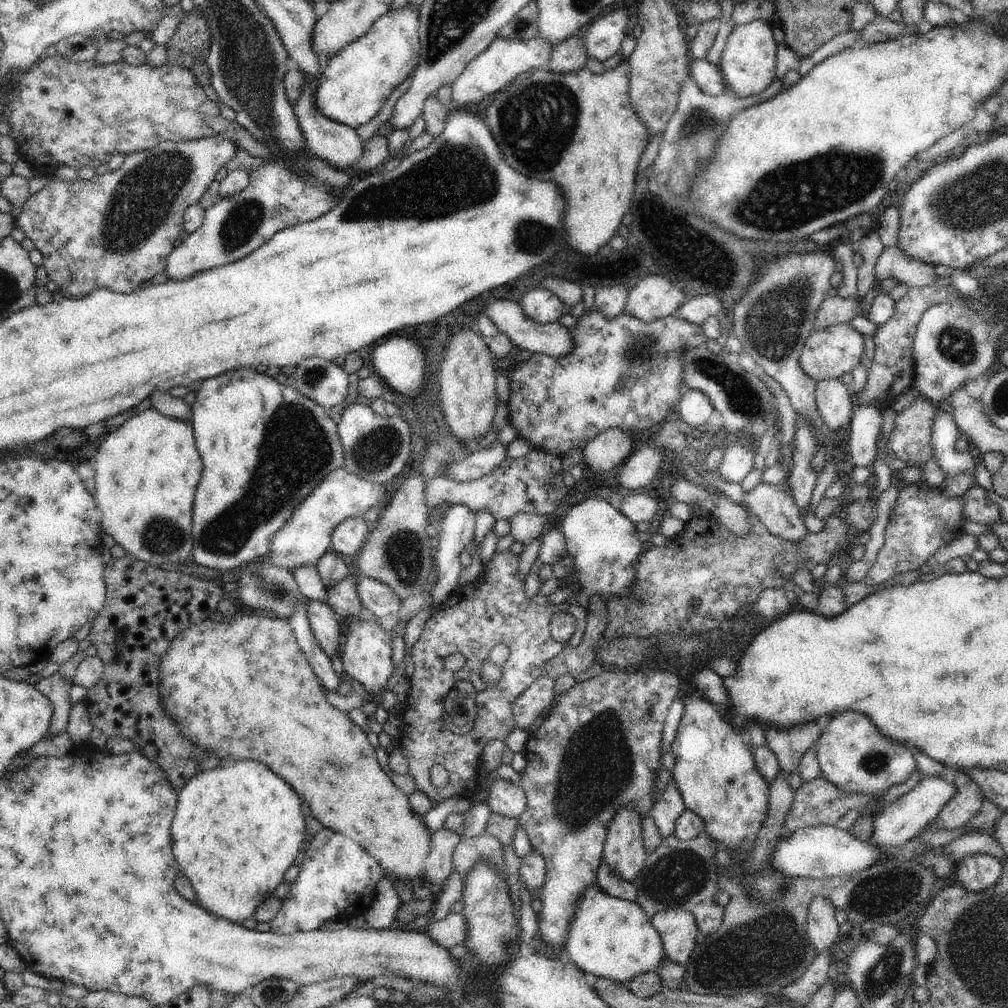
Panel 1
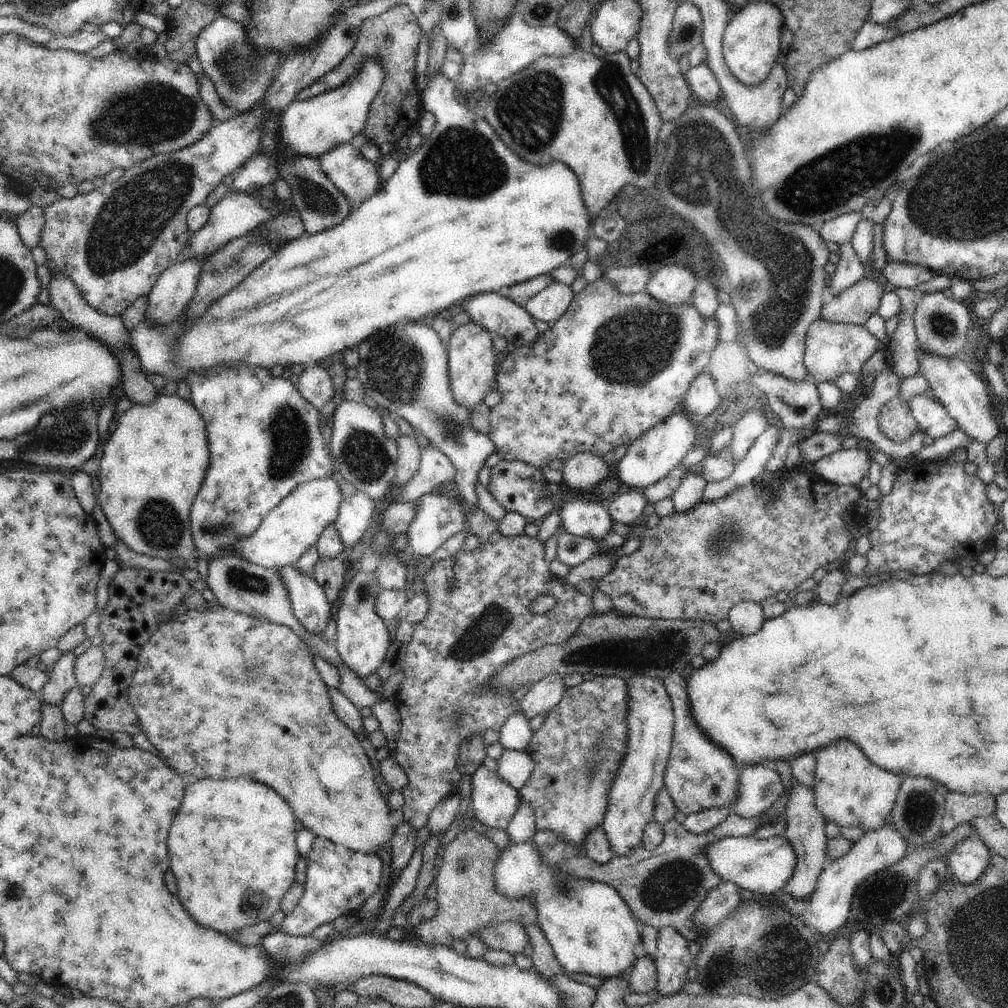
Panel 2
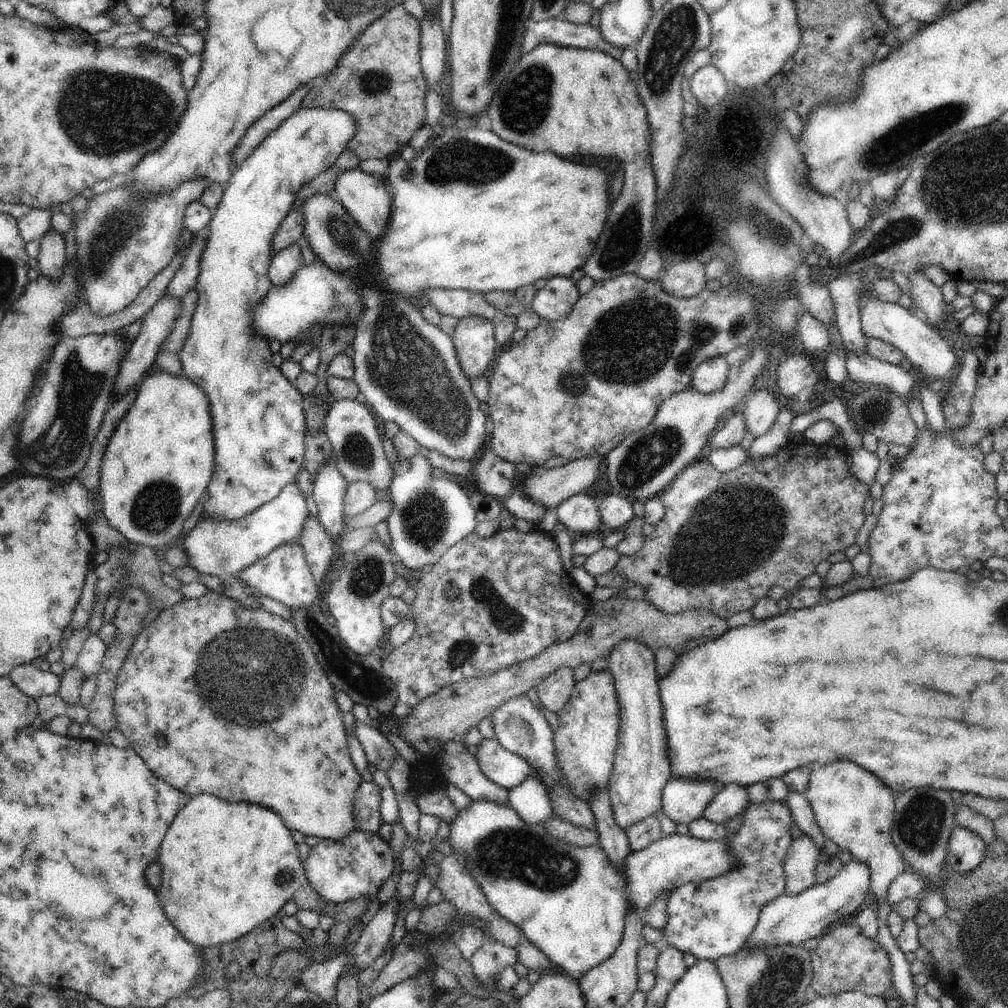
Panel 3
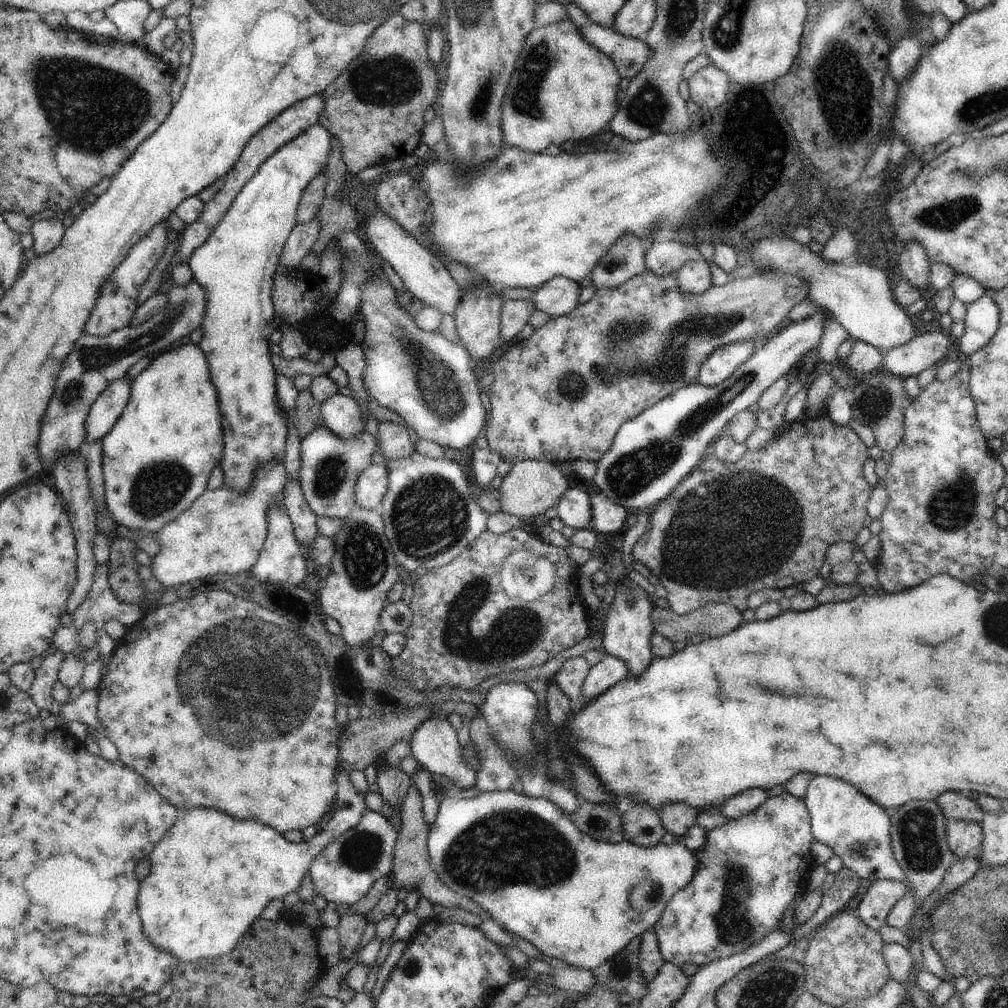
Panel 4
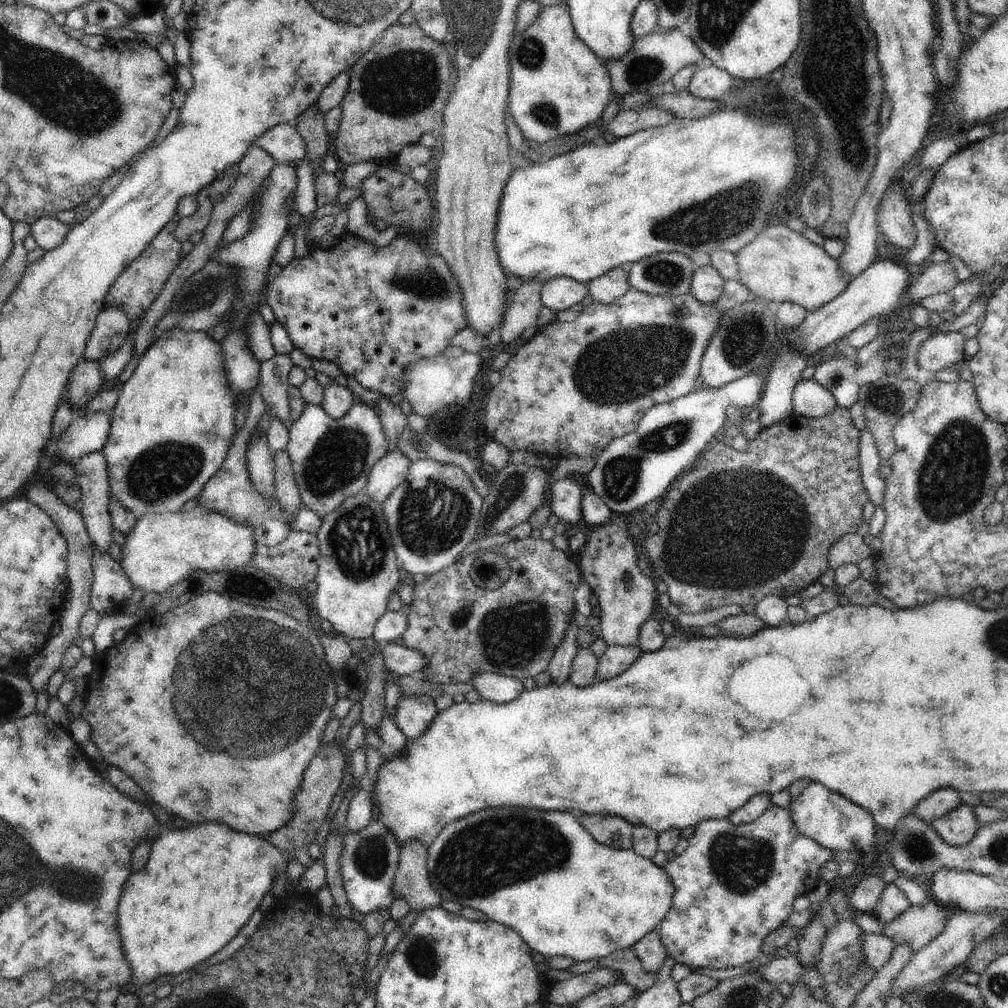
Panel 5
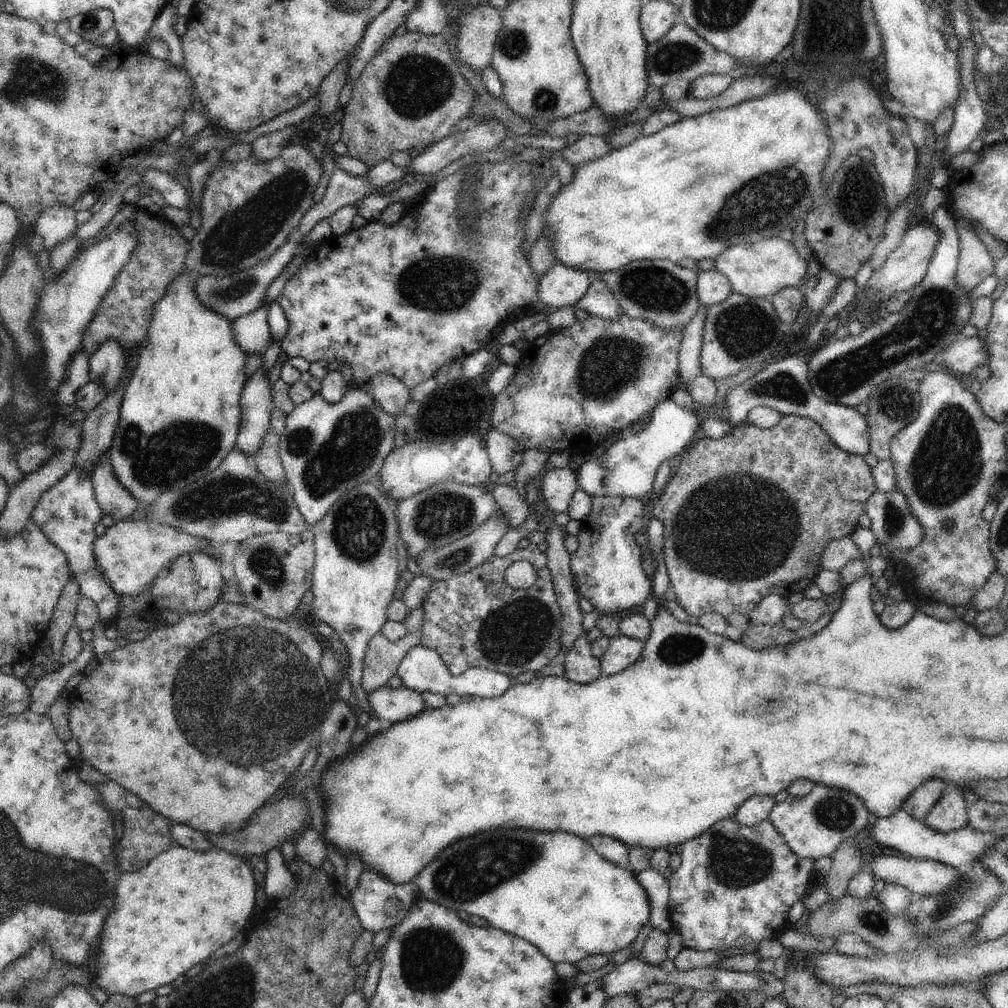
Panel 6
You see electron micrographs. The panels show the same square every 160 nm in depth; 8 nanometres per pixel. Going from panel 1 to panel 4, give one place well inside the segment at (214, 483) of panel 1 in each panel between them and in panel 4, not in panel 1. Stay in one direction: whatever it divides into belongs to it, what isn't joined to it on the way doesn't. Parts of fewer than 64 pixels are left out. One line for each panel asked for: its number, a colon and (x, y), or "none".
2: (264, 438)
3: (259, 422)
4: (236, 265)

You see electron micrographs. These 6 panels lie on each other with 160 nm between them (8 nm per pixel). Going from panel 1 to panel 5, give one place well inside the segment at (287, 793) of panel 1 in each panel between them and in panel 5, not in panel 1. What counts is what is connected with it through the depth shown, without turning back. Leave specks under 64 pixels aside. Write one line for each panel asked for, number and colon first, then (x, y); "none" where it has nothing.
2: (232, 847)
3: (226, 868)
4: (211, 877)
5: (200, 887)

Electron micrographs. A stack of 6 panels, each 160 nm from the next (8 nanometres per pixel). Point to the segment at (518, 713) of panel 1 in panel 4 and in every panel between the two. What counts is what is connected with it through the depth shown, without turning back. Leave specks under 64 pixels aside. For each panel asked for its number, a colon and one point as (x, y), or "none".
2: (543, 696)
3: (554, 692)
4: (571, 677)

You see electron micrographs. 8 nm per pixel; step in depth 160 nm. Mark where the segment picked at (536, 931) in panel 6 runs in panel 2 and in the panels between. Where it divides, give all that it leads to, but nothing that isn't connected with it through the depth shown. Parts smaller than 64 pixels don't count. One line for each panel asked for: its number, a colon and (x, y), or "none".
2: (591, 929)
3: (522, 869)
4: (521, 858)
5: (586, 900)

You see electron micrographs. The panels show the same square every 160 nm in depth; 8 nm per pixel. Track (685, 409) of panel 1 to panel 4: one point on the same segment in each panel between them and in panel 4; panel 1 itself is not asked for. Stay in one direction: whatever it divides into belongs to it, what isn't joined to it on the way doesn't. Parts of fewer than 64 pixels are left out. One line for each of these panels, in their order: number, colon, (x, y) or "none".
2: (702, 397)
3: (710, 376)
4: (724, 361)

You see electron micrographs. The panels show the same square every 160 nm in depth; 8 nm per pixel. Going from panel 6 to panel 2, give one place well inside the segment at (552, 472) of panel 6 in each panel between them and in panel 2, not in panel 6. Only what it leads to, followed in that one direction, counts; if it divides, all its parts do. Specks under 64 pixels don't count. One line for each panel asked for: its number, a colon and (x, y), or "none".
2: (591, 519)
3: (580, 514)
4: (574, 509)
5: (565, 496)

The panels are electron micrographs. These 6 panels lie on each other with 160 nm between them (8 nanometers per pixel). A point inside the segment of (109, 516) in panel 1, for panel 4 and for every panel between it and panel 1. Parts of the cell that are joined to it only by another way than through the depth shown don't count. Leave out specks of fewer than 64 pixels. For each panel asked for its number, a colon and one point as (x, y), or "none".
2: (155, 462)
3: (160, 459)
4: (158, 458)

